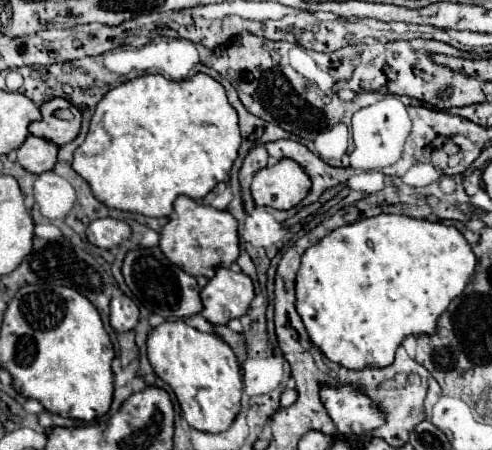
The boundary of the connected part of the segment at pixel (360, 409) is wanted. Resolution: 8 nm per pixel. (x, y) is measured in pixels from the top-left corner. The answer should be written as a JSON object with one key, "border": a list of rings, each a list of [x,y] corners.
{"border":[[[343,385],[343,389],[323,389],[323,405],[331,413],[341,433],[365,433],[383,423],[383,413],[371,405],[369,397],[363,397],[355,385]]]}

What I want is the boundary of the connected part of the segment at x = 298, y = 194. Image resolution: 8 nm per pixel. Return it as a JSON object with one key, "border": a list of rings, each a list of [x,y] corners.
{"border":[[[277,161],[255,173],[251,183],[251,193],[255,205],[265,205],[273,209],[291,209],[305,199],[311,189],[311,179],[295,161]]]}

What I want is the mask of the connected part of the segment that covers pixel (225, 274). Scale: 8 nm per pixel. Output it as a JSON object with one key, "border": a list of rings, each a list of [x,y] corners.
{"border":[[[217,269],[215,277],[201,291],[201,315],[213,325],[225,325],[231,319],[243,317],[253,297],[253,283],[245,273]]]}

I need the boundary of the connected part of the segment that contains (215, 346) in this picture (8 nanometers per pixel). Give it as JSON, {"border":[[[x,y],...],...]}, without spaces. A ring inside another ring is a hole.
{"border":[[[165,321],[147,339],[153,371],[175,391],[183,419],[197,431],[221,433],[241,411],[243,381],[233,349],[213,333],[201,333],[185,321]]]}

